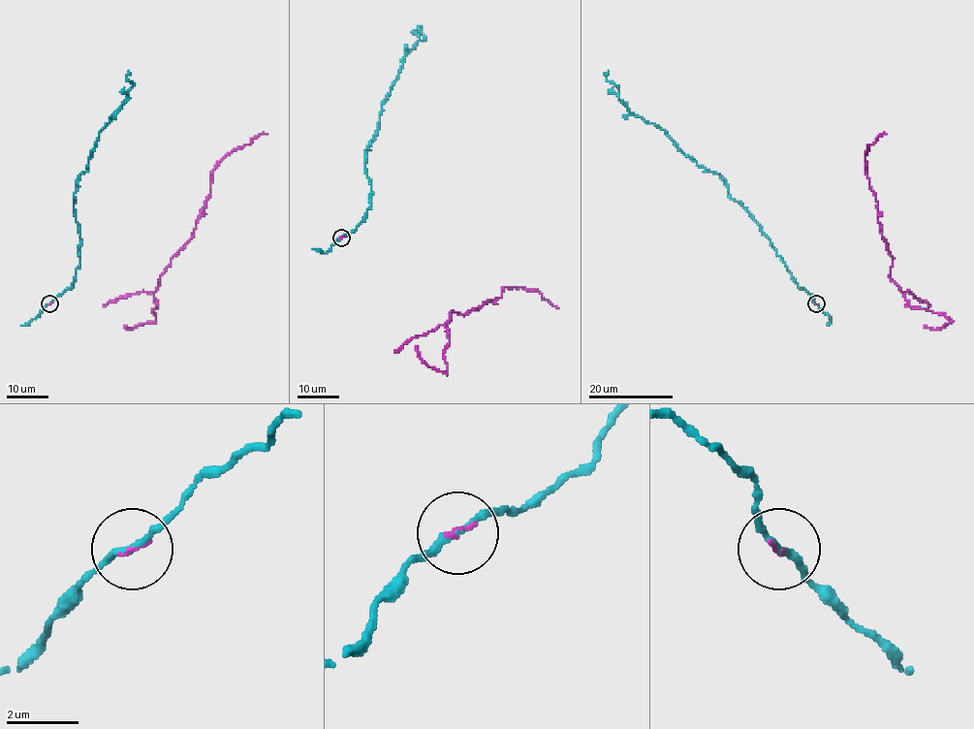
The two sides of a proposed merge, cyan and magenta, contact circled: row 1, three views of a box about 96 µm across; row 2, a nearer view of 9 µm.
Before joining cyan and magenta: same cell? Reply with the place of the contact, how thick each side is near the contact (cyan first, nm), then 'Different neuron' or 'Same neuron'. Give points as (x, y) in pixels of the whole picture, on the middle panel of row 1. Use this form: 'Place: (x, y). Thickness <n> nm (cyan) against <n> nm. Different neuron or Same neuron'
Place: (341, 237). Thickness 180 nm (cyan) against 90 nm. Same neuron

